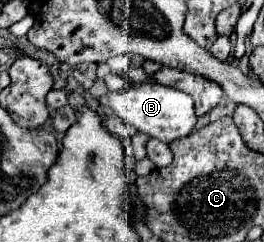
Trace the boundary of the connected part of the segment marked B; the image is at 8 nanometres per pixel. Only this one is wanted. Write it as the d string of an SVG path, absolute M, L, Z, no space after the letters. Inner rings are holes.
M155 79L133 85L133 87L123 89L123 91L109 93L107 107L111 113L119 115L127 127L135 127L137 131L143 131L149 137L155 137L155 139L165 141L165 143L187 137L197 123L193 99L187 93L181 93L179 89L157 83Z

